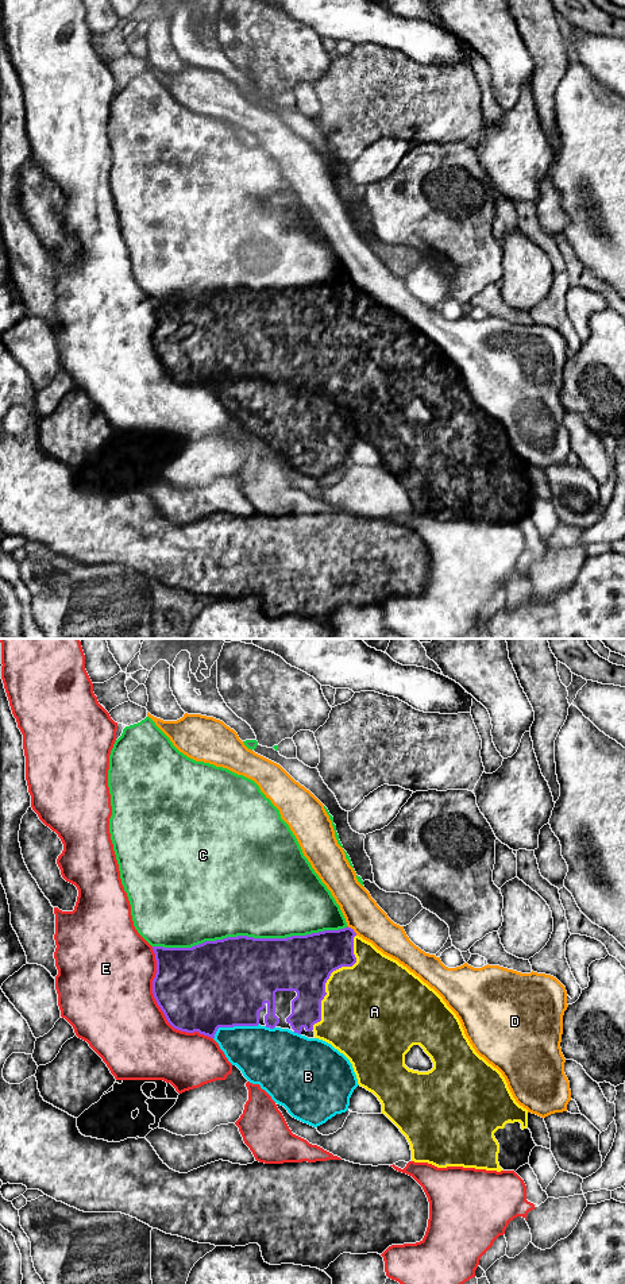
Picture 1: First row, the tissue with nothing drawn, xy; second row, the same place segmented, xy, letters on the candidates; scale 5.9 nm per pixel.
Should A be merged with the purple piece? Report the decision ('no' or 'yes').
yes

